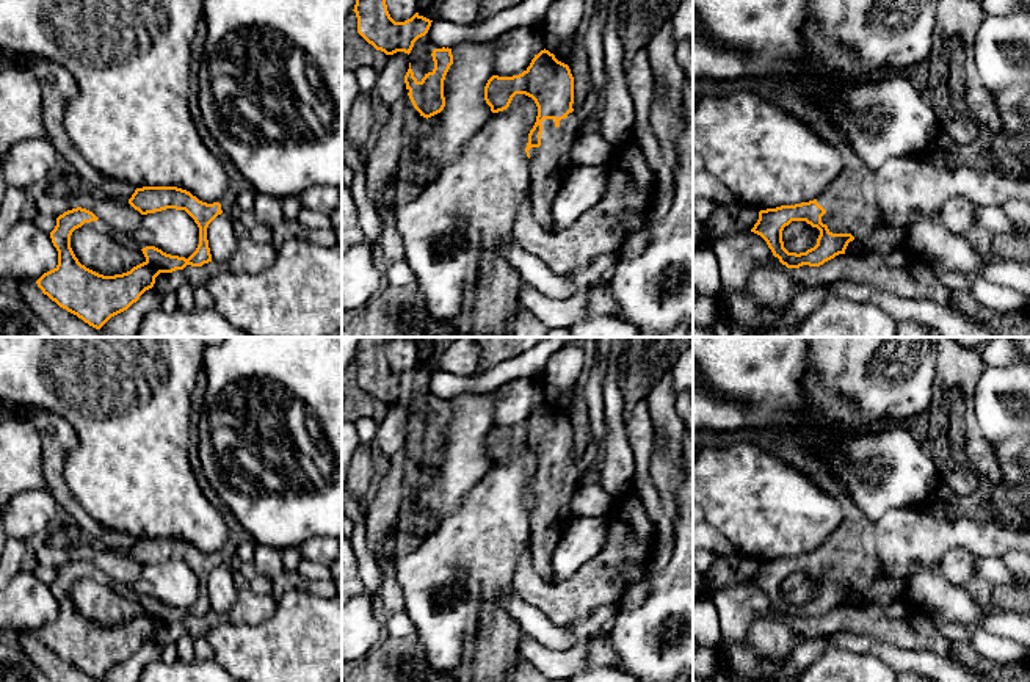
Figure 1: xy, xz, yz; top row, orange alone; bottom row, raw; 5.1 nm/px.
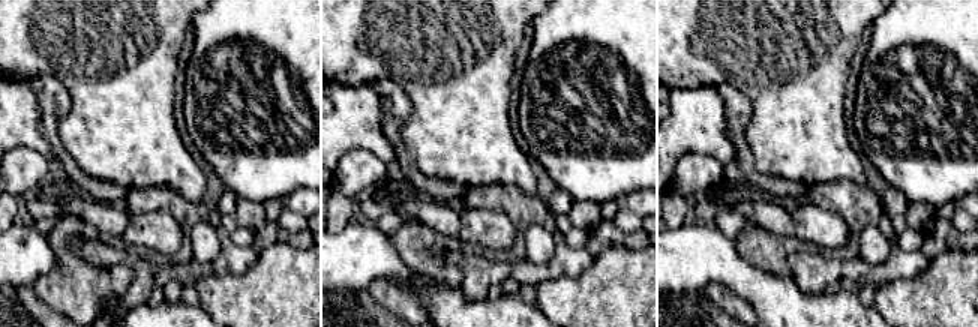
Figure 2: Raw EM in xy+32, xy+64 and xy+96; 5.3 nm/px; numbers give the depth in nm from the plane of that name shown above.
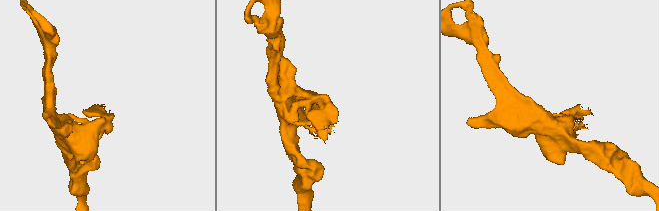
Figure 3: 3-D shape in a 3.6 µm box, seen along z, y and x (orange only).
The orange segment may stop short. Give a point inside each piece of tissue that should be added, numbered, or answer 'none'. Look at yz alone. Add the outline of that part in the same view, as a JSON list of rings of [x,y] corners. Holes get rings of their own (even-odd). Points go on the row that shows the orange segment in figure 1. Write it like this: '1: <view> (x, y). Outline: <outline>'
1: yz (875, 206). Outline: [[[922,155],[889,158],[876,169],[865,166],[842,169],[817,199],[826,213],[821,223],[832,234],[851,234],[869,256],[889,256],[906,249],[906,229],[916,218],[933,218],[952,198],[966,198],[975,205],[1000,207],[1010,198],[1030,205],[1030,176],[1017,180],[1002,177],[992,169],[978,171],[961,163],[939,165]]]

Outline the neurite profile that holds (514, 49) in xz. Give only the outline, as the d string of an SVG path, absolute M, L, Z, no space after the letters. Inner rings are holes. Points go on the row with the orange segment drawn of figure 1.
M542 22L516 27L495 42L494 74L499 77L519 75L530 66L531 60L546 49Z

